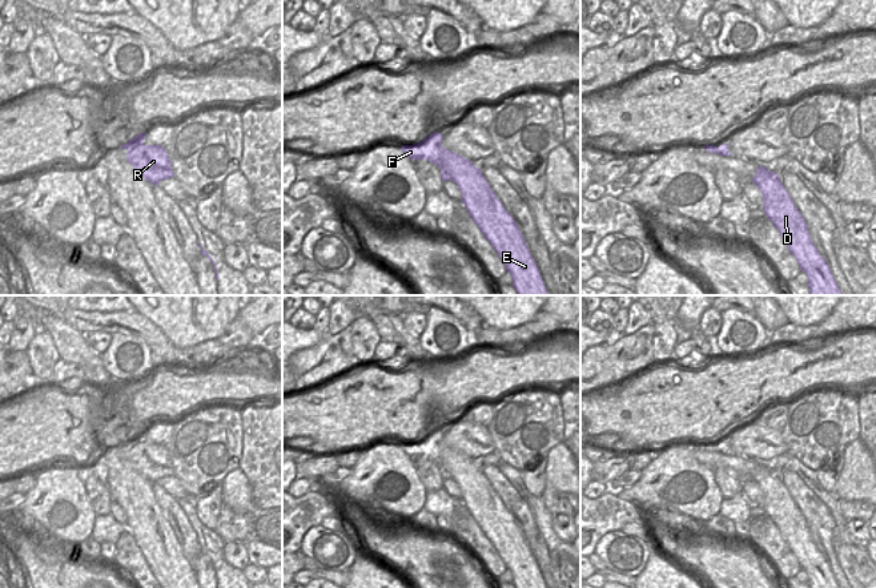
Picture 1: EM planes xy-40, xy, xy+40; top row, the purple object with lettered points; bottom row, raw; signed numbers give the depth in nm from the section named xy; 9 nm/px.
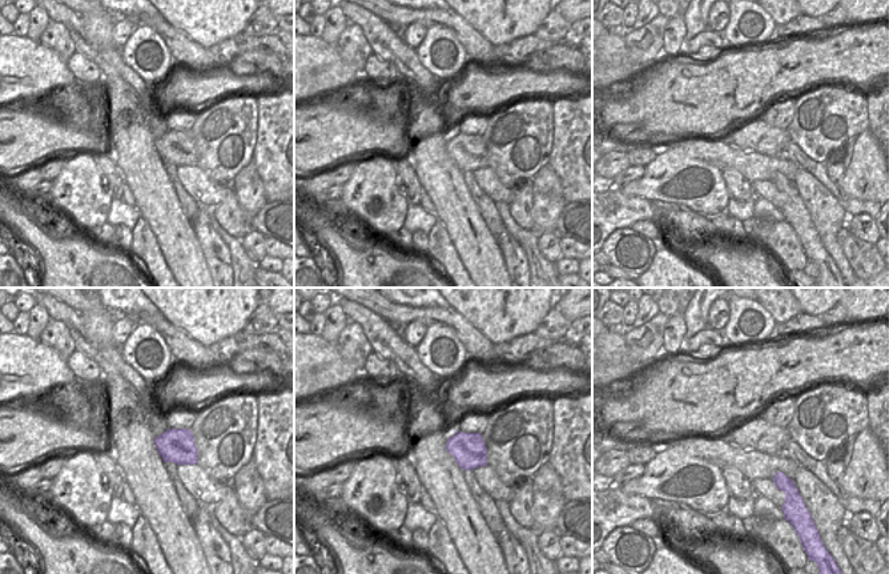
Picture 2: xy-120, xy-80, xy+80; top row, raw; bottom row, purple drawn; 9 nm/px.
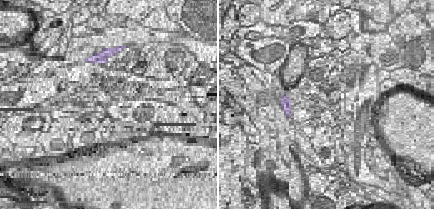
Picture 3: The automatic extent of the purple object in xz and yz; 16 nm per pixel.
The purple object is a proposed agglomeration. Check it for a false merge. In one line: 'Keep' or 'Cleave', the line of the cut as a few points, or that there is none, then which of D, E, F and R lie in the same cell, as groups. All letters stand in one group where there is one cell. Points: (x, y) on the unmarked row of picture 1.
Cleave. Split along xy (461, 454), (446, 451), (445, 467), (441, 468). Groups: D E / F R

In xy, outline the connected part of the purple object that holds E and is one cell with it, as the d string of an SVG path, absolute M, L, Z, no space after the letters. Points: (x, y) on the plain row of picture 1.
M445 452L442 479L451 478L462 491L462 502L513 576L515 588L546 588L542 572L523 533L498 498L481 467L467 456Z

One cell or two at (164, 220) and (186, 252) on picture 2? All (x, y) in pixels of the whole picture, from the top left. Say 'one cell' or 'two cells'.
one cell

